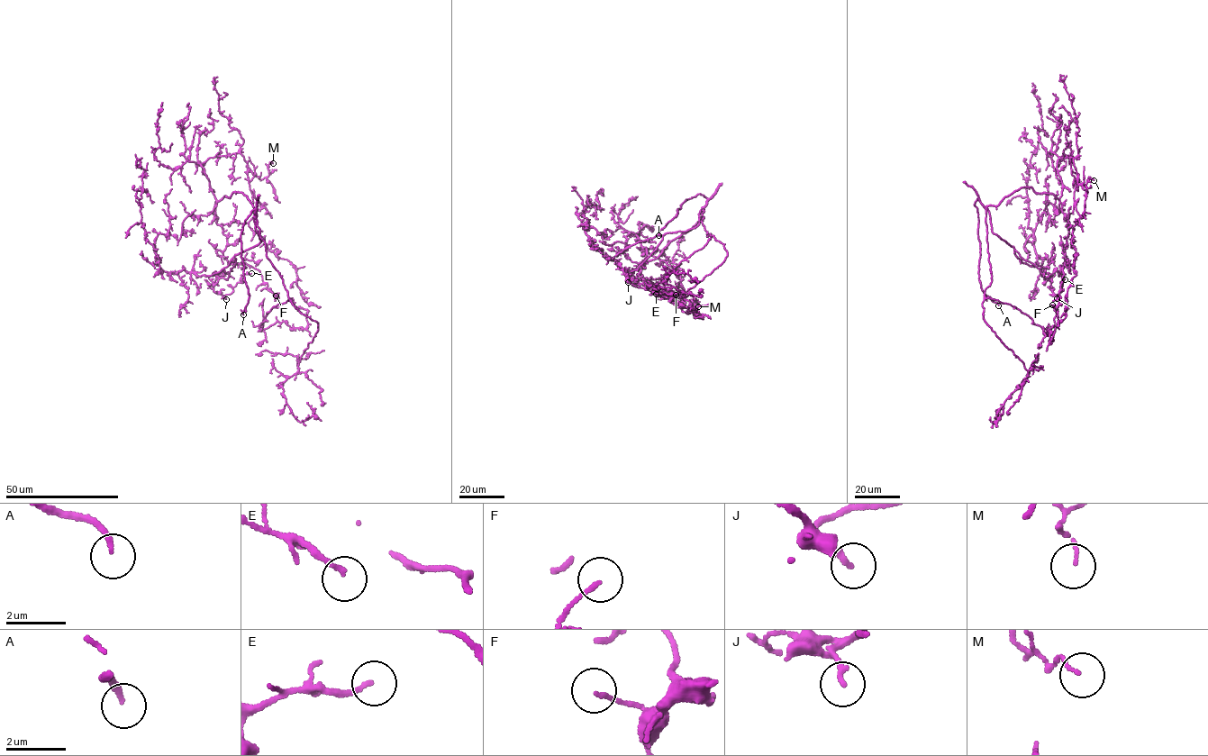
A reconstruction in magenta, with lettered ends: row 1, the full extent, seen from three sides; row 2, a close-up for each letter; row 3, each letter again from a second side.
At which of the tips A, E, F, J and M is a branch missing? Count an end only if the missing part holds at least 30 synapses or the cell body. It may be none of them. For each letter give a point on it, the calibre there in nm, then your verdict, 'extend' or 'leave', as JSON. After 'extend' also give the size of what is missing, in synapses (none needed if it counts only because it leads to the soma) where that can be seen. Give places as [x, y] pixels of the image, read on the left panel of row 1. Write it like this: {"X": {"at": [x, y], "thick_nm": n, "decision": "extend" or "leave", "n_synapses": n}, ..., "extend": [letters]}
{"A": {"at": [243, 314], "thick_nm": 190, "decision": "extend", "n_synapses": 650}, "E": {"at": [251, 273], "thick_nm": 130, "decision": "leave"}, "F": {"at": [276, 296], "thick_nm": 120, "decision": "leave"}, "J": {"at": [226, 299], "thick_nm": 200, "decision": "extend", "n_synapses": 40}, "M": {"at": [273, 163], "thick_nm": 100, "decision": "leave"}, "extend": ["A", "J"]}

